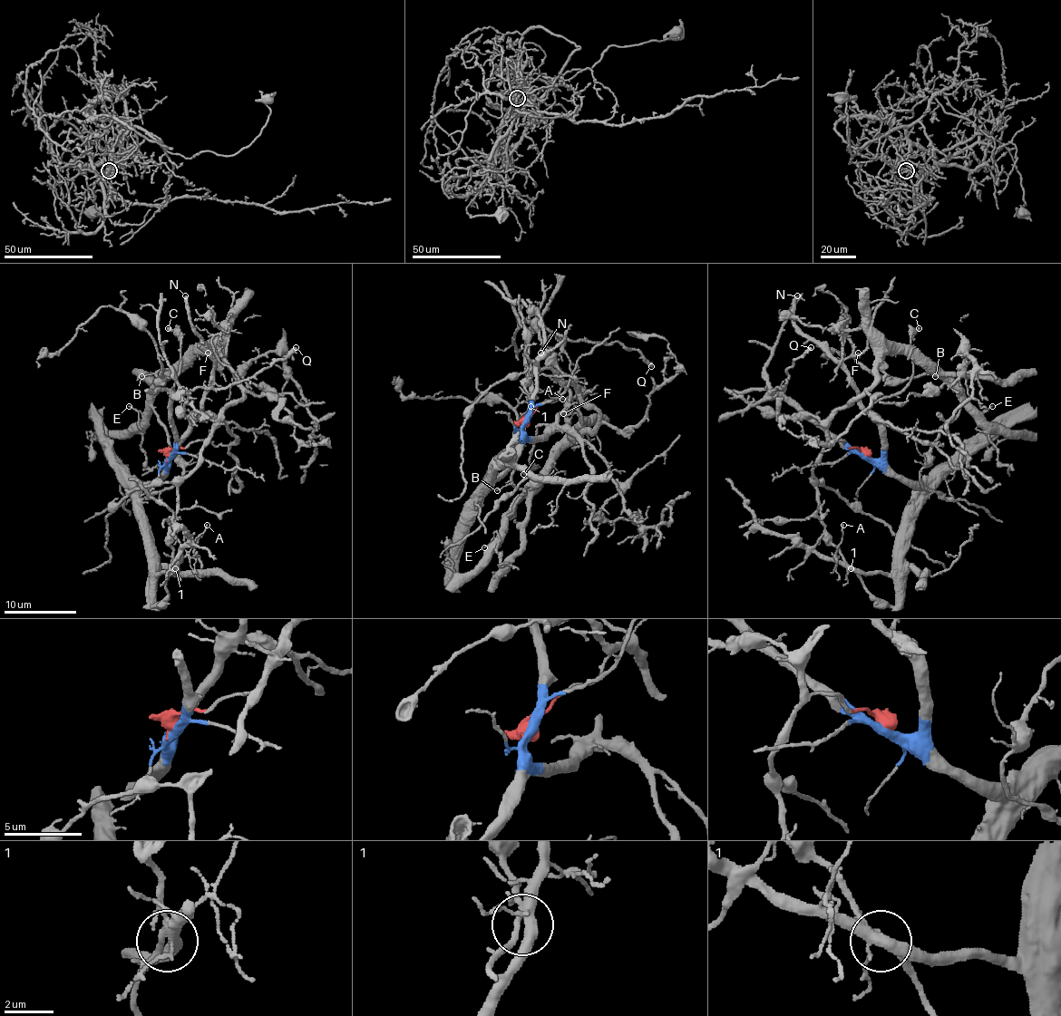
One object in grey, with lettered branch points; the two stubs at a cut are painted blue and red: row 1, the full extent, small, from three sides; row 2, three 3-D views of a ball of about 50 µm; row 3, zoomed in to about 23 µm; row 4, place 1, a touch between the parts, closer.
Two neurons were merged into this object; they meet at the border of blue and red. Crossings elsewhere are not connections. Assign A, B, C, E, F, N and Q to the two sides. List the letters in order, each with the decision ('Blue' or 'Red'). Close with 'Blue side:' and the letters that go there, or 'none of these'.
A: Blue
B: Red
C: Blue
E: Red
F: Blue
N: Blue
Q: Blue
Blue side: A, C, F, N, Q

